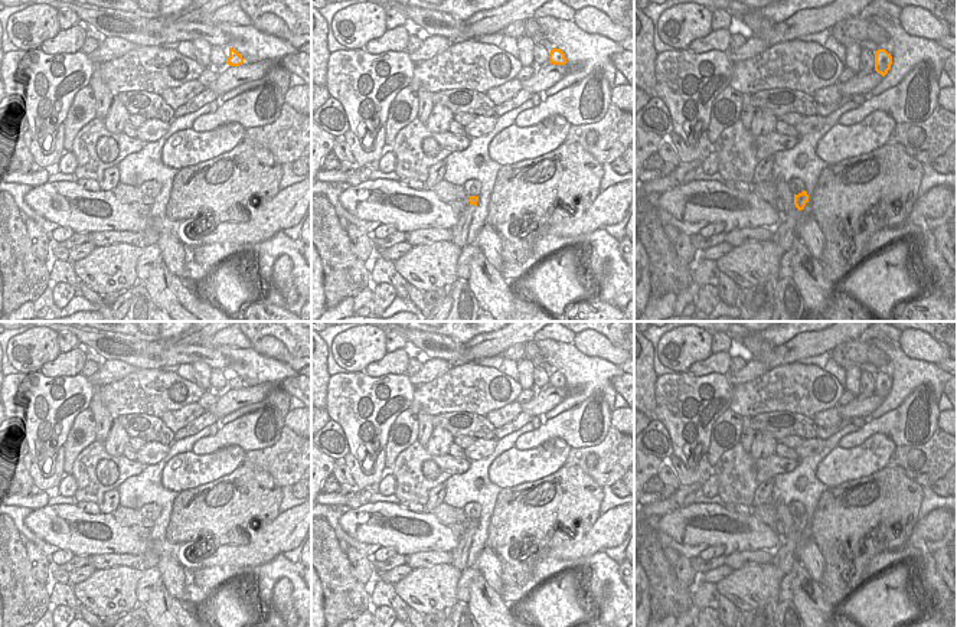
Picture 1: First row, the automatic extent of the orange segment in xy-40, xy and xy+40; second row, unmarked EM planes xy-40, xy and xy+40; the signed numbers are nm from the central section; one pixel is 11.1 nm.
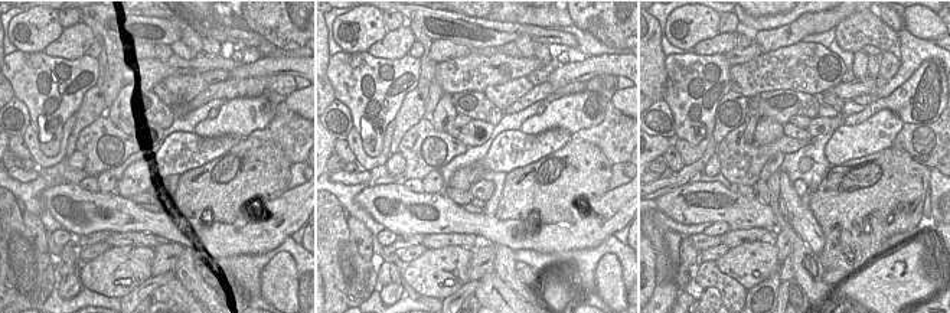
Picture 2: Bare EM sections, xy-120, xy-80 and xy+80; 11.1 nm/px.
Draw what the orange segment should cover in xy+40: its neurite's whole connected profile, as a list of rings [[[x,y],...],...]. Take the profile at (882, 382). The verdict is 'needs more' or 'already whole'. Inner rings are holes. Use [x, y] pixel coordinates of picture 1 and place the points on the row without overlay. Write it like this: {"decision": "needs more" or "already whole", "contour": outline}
{"decision": "already whole", "contour": [[[878,372],[875,376],[875,393],[885,399],[892,388],[892,379],[885,372]]]}

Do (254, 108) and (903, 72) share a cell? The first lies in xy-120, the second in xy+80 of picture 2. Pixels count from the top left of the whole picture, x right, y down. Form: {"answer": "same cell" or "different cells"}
{"answer": "different cells"}

